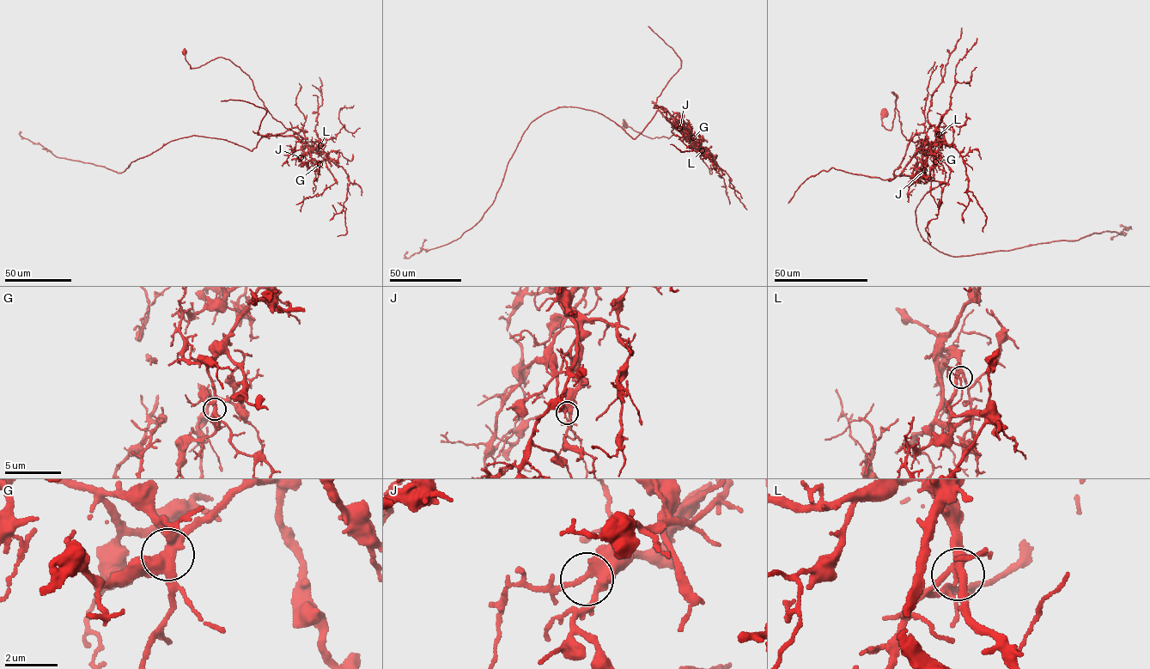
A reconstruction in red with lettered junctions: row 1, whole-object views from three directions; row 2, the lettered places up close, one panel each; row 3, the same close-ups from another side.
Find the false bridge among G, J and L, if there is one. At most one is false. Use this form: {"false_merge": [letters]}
{"false_merge": ["G"]}

